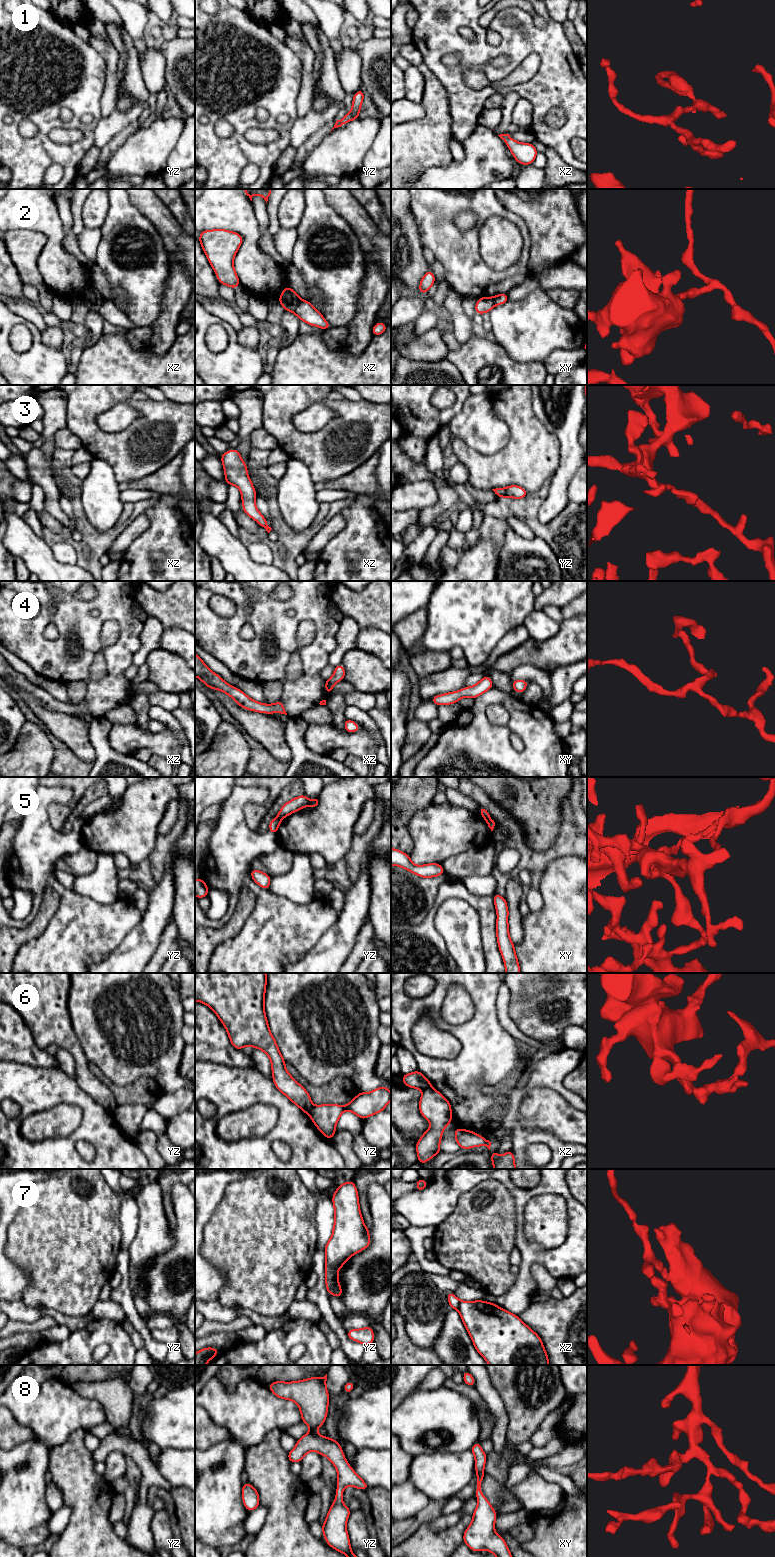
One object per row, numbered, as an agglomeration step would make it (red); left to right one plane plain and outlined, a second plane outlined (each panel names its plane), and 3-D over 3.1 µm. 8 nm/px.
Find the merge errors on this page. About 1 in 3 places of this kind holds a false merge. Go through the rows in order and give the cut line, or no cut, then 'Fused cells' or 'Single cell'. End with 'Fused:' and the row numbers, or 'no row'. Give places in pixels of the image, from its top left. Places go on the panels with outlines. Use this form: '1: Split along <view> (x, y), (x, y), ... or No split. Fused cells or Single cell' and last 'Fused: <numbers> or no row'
1: No split. Single cell
2: Split along xz (301, 300), (293, 311). Fused cells
3: No split. Single cell
4: No split. Single cell
5: Split along xy (489, 817), (485, 819). Fused cells
6: Split along xz (431, 1087), (423, 1090). Fused cells
7: Split along xz (460, 1301), (456, 1308). Fused cells
8: No split. Single cell
Fused: 2, 5, 6, 7

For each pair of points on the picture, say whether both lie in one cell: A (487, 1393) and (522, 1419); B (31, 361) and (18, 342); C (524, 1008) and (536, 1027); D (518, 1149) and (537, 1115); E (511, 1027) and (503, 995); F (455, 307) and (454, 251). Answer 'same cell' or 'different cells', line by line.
A: different cells
B: different cells
C: same cell
D: different cells
E: same cell
F: different cells

